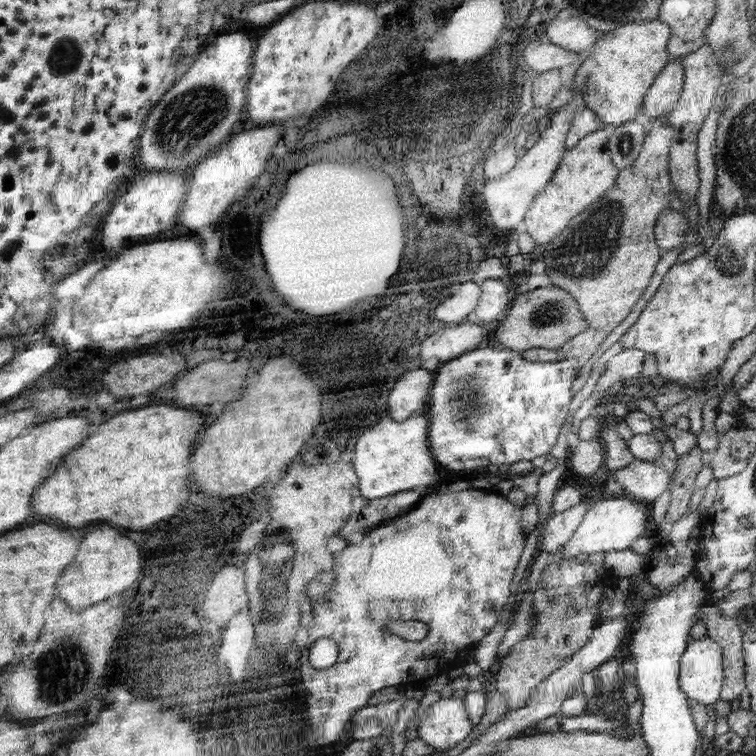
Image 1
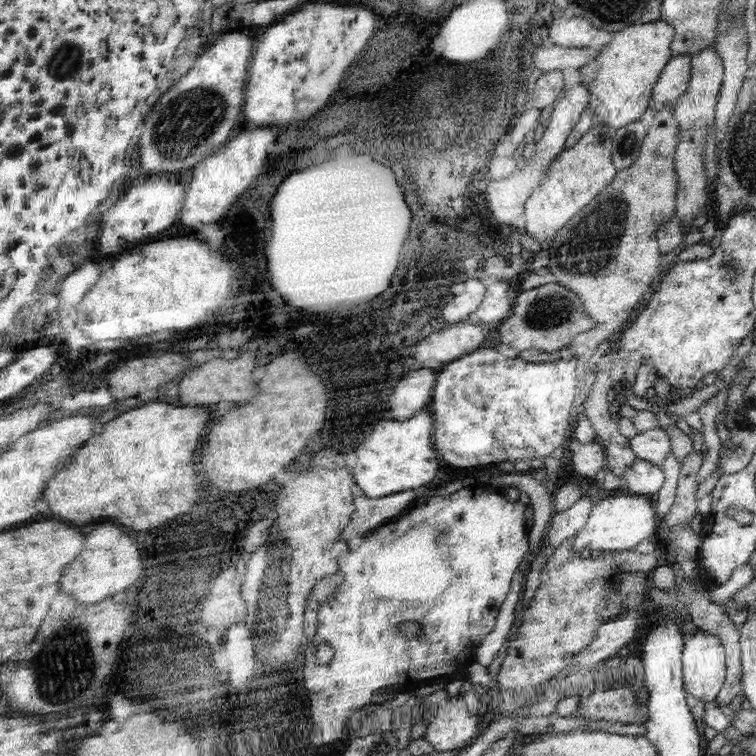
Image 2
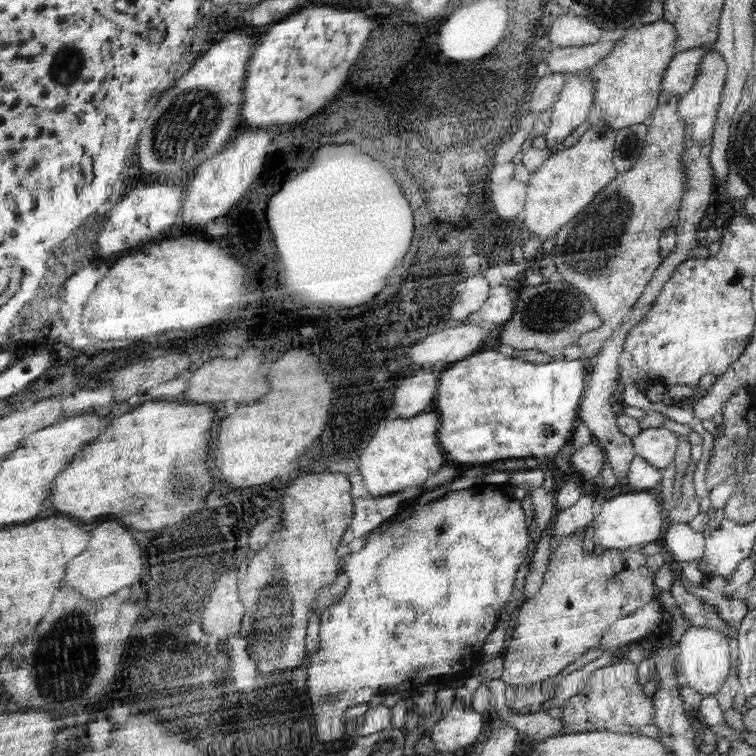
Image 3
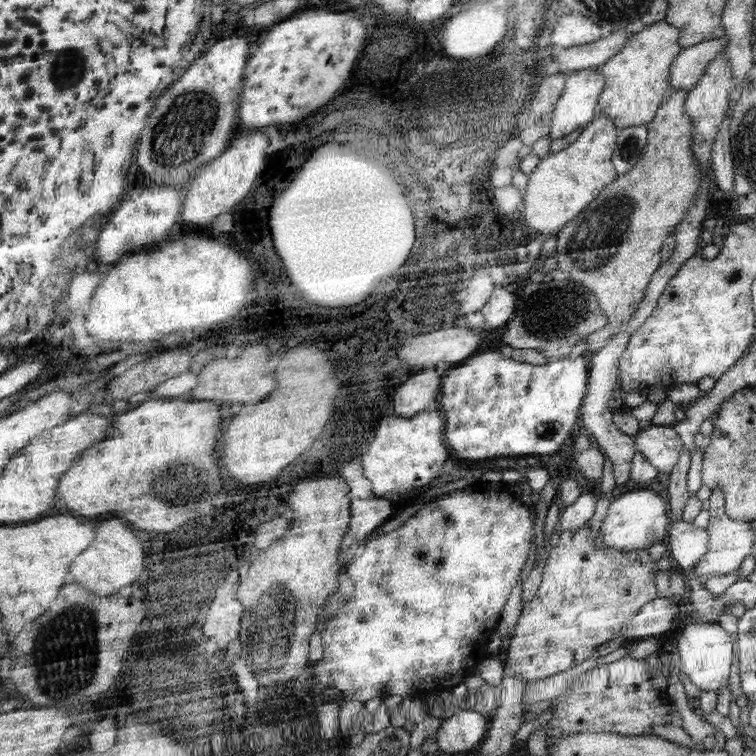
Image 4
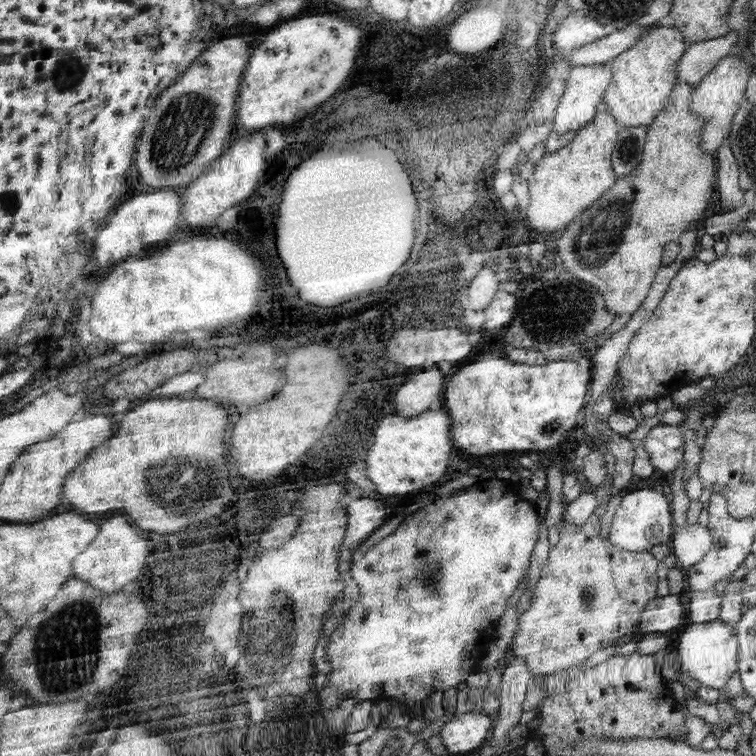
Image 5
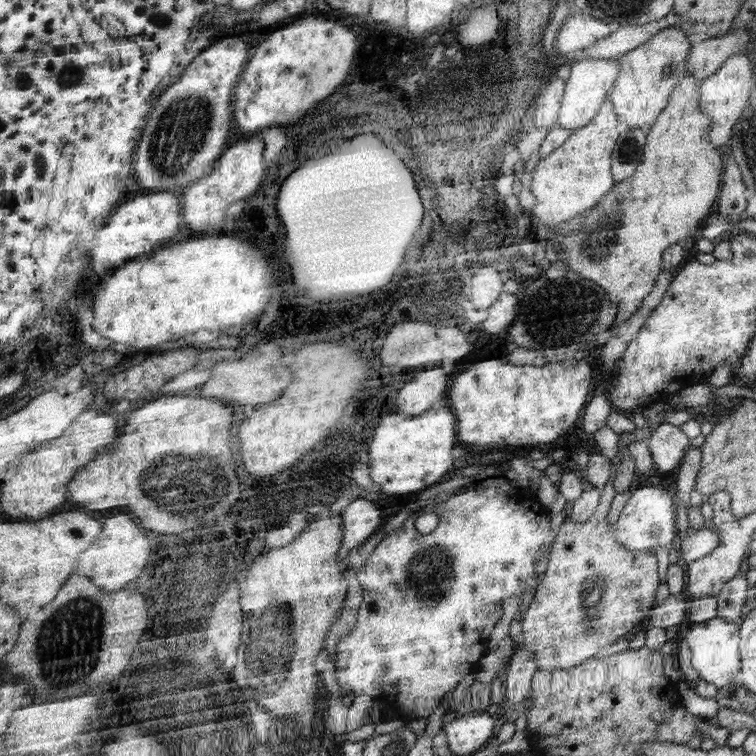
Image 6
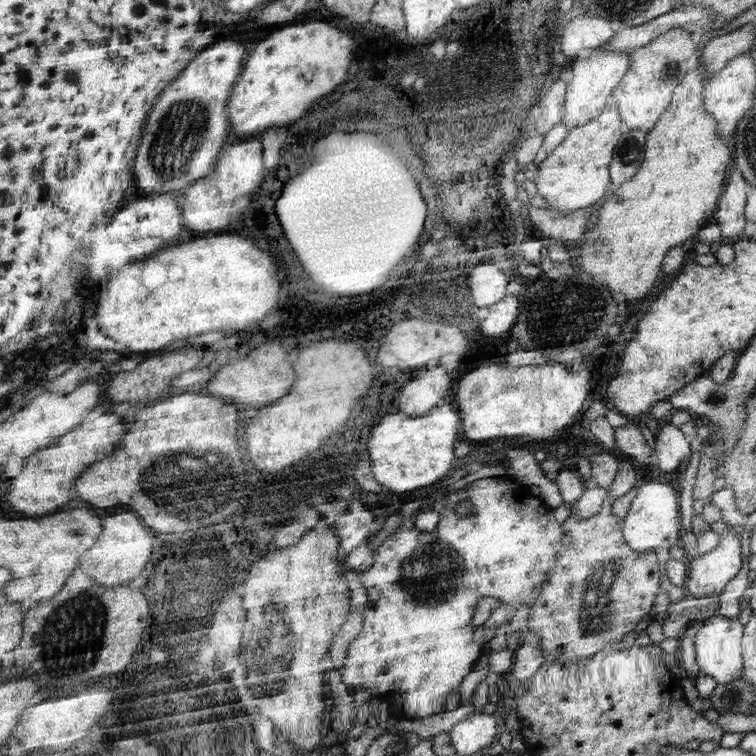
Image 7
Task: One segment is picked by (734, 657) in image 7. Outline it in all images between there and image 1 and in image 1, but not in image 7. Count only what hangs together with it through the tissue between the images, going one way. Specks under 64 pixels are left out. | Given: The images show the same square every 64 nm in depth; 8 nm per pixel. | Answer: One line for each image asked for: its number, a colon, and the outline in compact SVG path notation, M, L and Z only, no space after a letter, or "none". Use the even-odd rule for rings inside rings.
1: M691 640L681 658L679 682L681 690L689 696L689 702L697 702L699 706L713 706L713 702L719 702L725 674L721 668L721 650L713 640Z
2: M707 632L687 636L683 652L685 690L699 698L703 704L711 704L719 696L721 682L725 682L725 654L719 640Z
3: M691 626L685 636L681 638L681 662L683 662L683 678L687 680L685 684L701 694L703 698L715 696L729 678L729 666L731 666L731 656L729 656L729 644L727 640L713 628L701 628L701 626Z
4: M685 622L685 628L679 634L677 654L681 656L683 662L683 676L701 692L717 692L717 688L725 688L725 684L729 684L733 648L729 634L719 624Z
5: M709 622L709 624L689 624L685 632L679 636L677 646L681 658L681 674L689 674L695 682L703 688L711 688L721 692L727 688L727 680L737 670L737 638L735 630L723 622Z
6: M713 618L703 624L693 624L683 638L685 646L691 652L689 666L697 672L699 680L713 686L715 690L729 688L731 680L739 674L739 624L729 624L723 618Z

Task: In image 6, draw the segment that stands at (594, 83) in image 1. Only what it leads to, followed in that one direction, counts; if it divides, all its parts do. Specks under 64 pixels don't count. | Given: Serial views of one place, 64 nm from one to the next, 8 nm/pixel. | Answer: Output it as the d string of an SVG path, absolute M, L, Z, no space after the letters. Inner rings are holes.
M667 28L651 38L647 44L619 58L621 76L609 92L609 102L613 104L613 112L625 128L637 126L643 130L651 130L657 124L661 114L669 108L675 88L683 82L683 78L689 76L687 60L691 56L691 50L693 46L685 30Z

